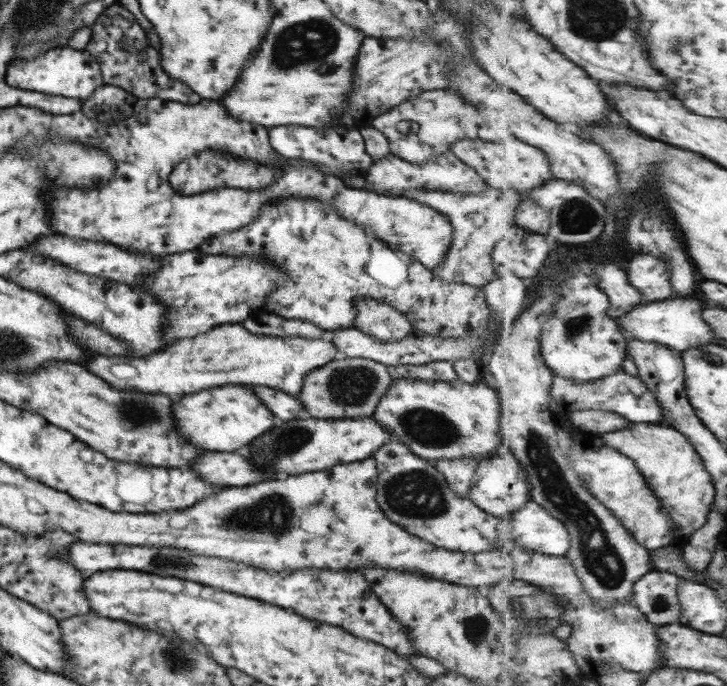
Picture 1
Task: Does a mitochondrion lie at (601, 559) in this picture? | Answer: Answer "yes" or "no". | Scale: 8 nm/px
yes

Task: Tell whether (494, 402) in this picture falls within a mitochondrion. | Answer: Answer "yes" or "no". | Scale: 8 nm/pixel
no

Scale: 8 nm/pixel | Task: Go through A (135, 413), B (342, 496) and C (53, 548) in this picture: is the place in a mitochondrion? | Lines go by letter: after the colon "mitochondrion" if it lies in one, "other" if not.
A: mitochondrion
B: other
C: mitochondrion

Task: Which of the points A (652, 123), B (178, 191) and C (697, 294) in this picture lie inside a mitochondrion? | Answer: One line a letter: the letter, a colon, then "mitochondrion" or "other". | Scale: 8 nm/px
A: other
B: other
C: other

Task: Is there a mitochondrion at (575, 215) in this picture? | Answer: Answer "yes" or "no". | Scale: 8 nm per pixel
yes

